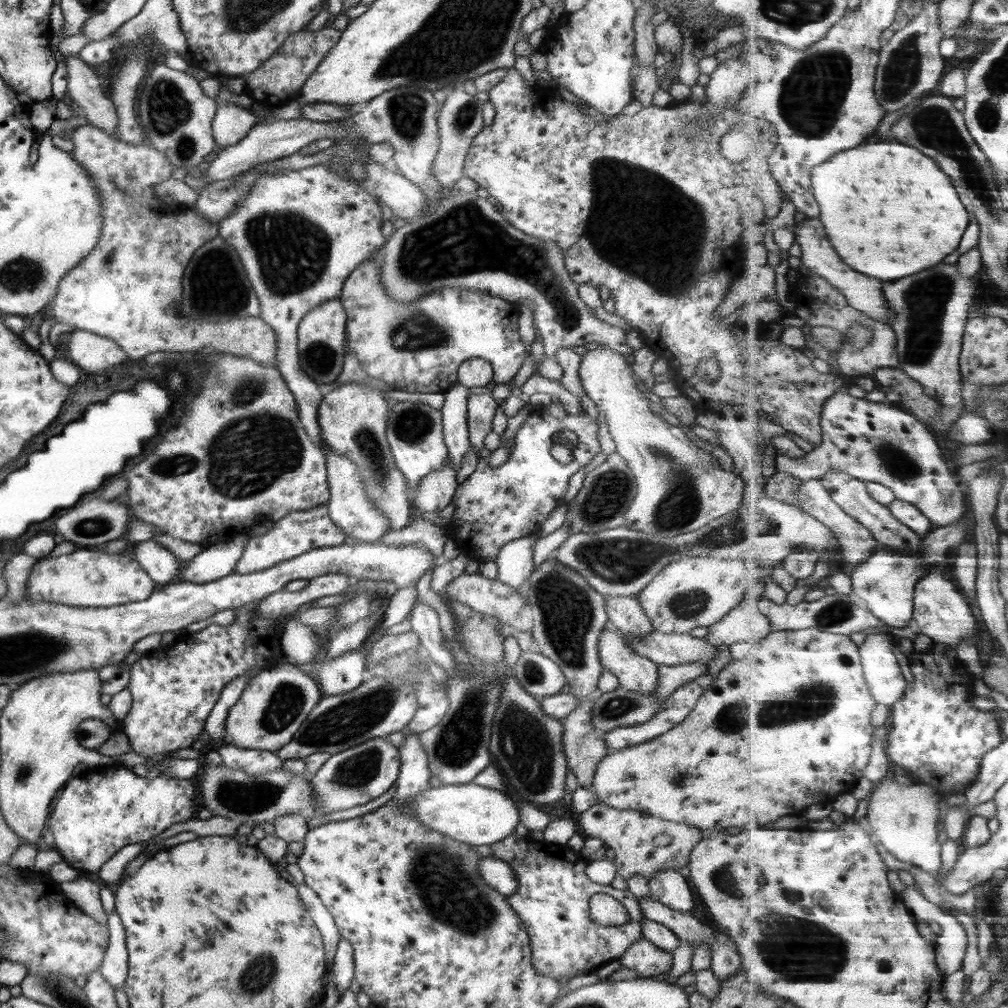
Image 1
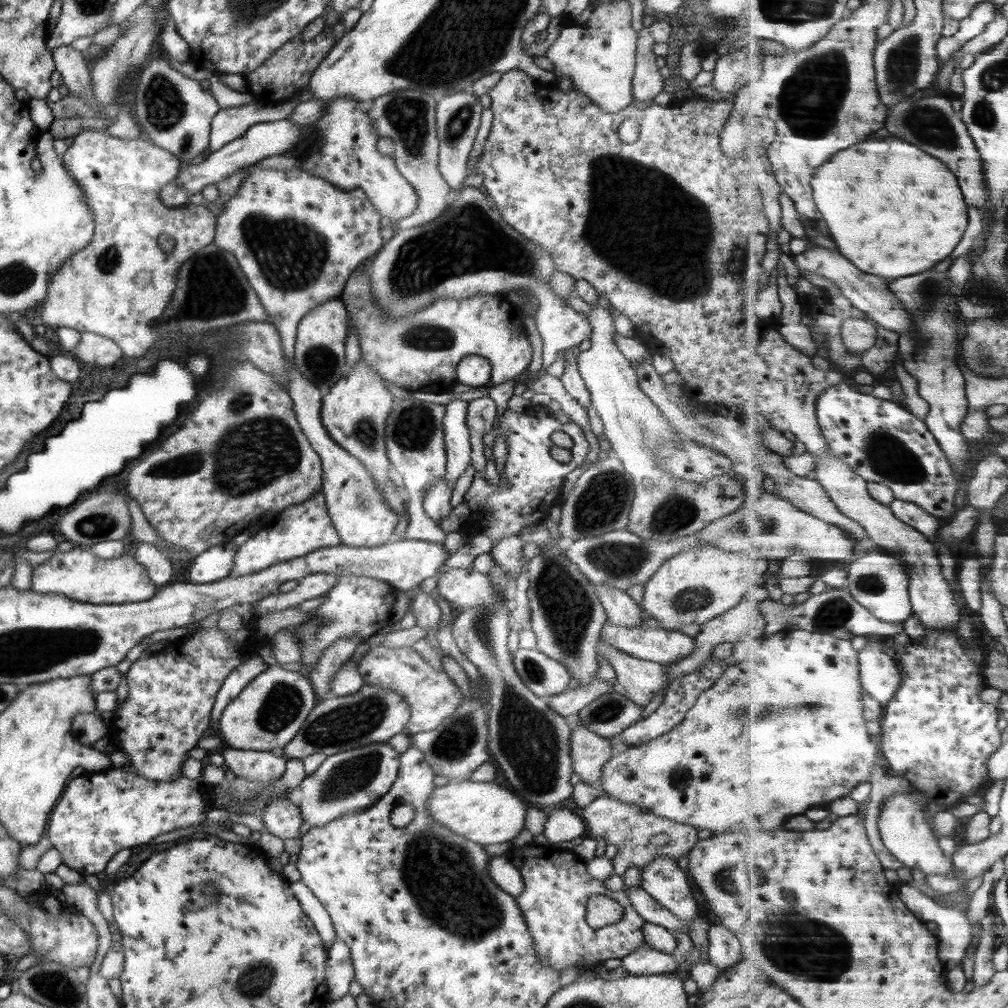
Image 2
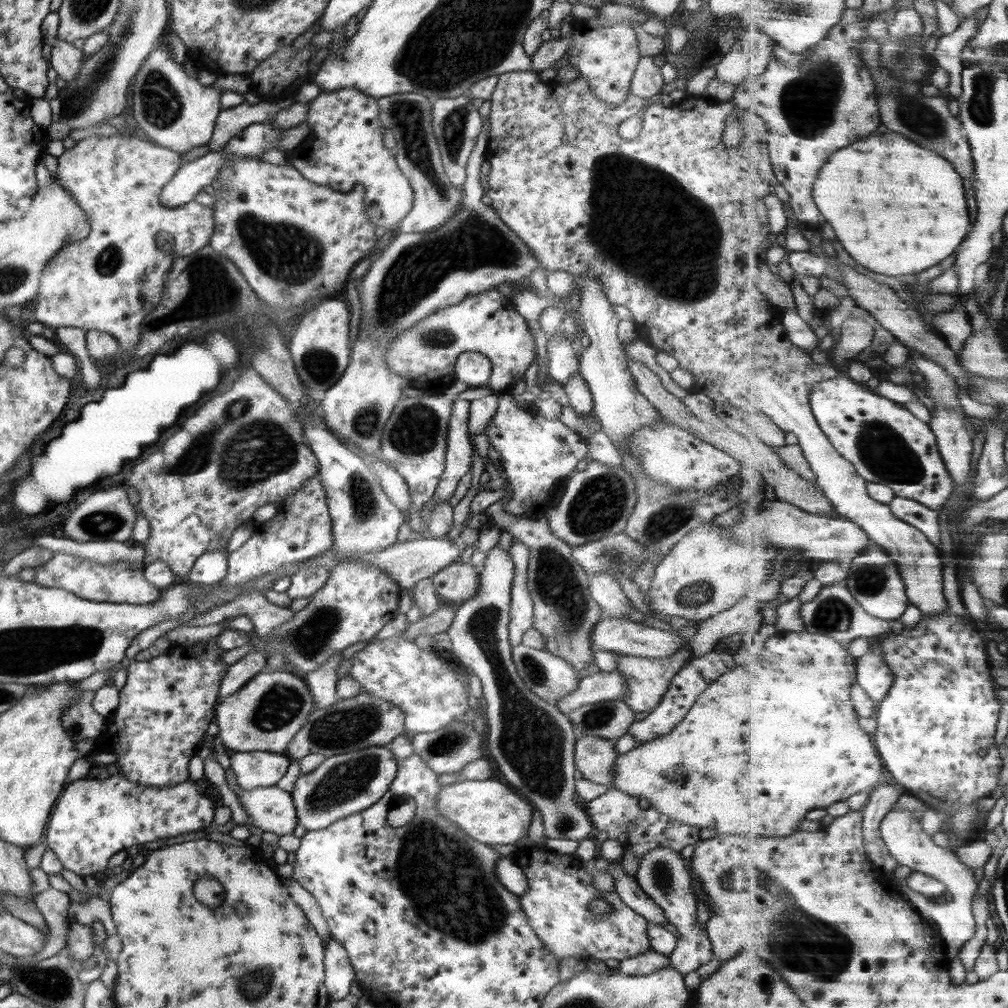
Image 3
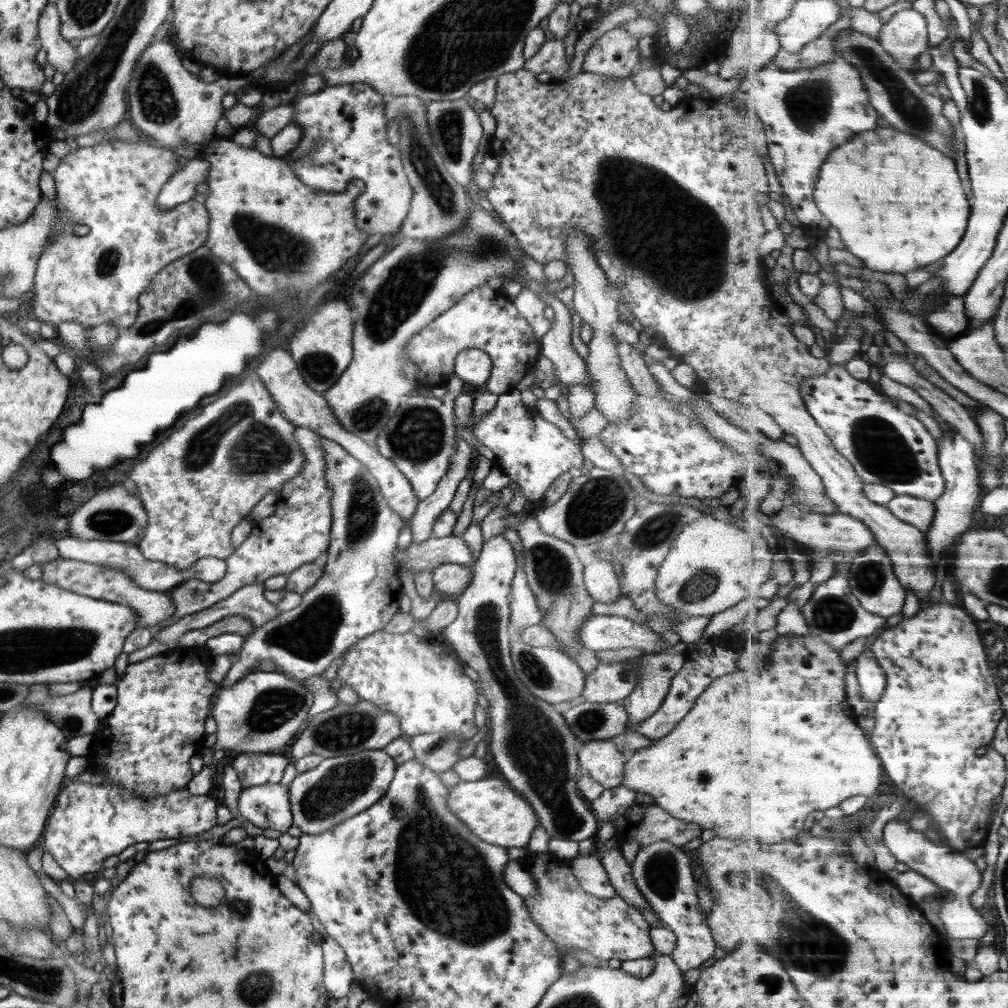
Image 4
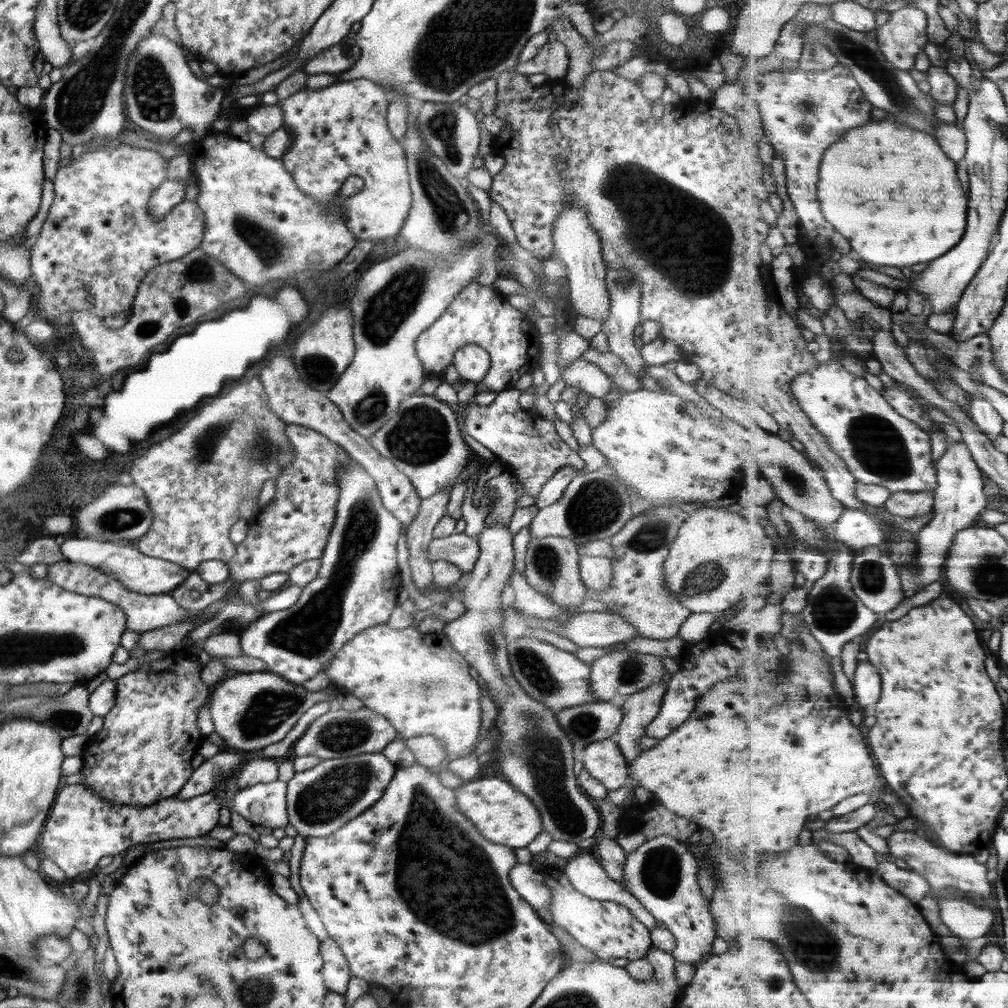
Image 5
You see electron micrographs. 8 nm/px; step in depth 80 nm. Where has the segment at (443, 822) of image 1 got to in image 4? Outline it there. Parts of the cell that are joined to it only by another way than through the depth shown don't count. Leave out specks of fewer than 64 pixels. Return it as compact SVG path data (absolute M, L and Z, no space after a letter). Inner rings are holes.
M496 778L460 781L449 789L447 807L462 823L472 828L480 840L506 849L512 846L526 848L534 827L539 823L528 801L510 785L504 785L502 780Z

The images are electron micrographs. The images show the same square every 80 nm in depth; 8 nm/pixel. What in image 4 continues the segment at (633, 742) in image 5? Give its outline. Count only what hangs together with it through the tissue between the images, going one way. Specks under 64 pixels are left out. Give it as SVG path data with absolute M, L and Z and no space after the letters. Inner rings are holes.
M680 641L662 653L642 654L637 657L637 664L640 667L640 682L636 684L635 689L626 698L623 698L622 702L622 706L628 715L627 729L635 731L640 722L644 722L646 718L652 716L660 708L664 697L668 694L672 678L683 667L687 647L687 643Z

